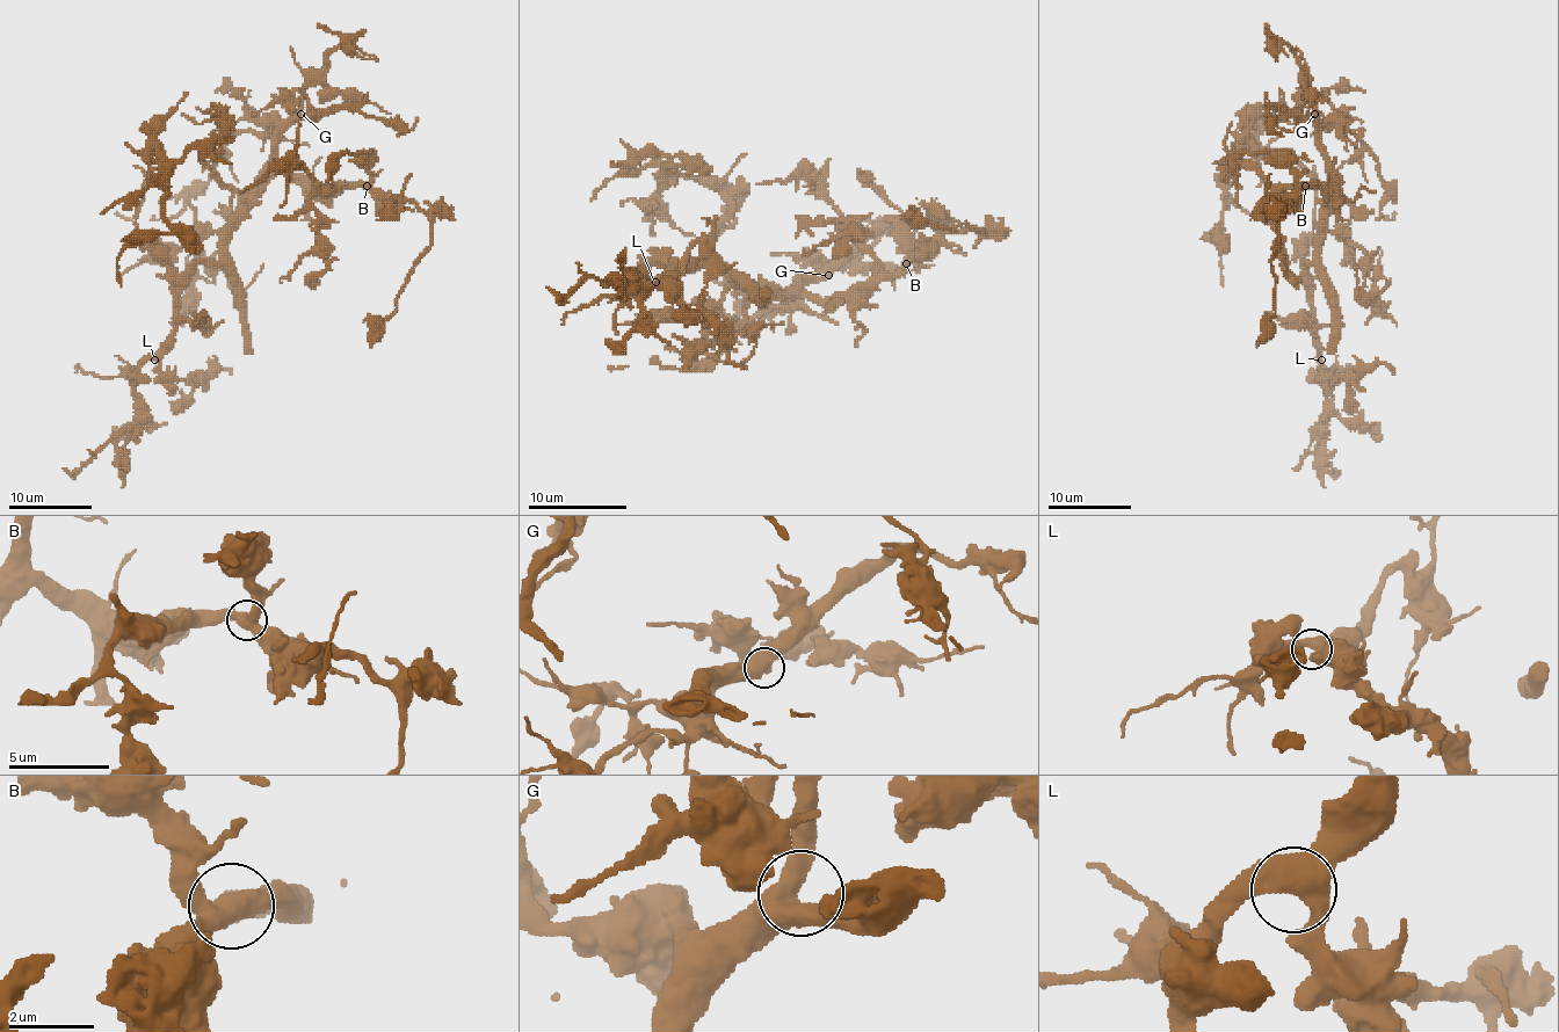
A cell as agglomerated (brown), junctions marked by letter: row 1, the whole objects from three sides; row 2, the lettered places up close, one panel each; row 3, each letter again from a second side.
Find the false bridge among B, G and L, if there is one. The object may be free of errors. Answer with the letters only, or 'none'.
none

